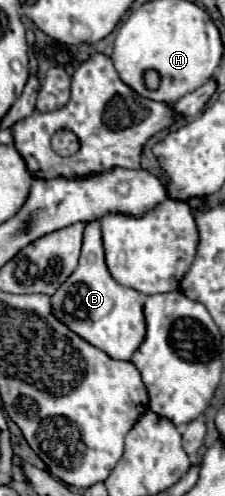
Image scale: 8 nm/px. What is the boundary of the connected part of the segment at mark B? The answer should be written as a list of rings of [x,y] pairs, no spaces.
[[[90,221],[84,227],[84,241],[82,241],[82,255],[76,271],[58,287],[52,295],[52,309],[54,315],[68,323],[68,327],[86,339],[90,345],[98,347],[112,359],[130,361],[132,353],[140,347],[146,335],[146,321],[142,313],[142,295],[134,289],[122,287],[110,275],[104,263],[102,247],[102,233],[100,221]]]

